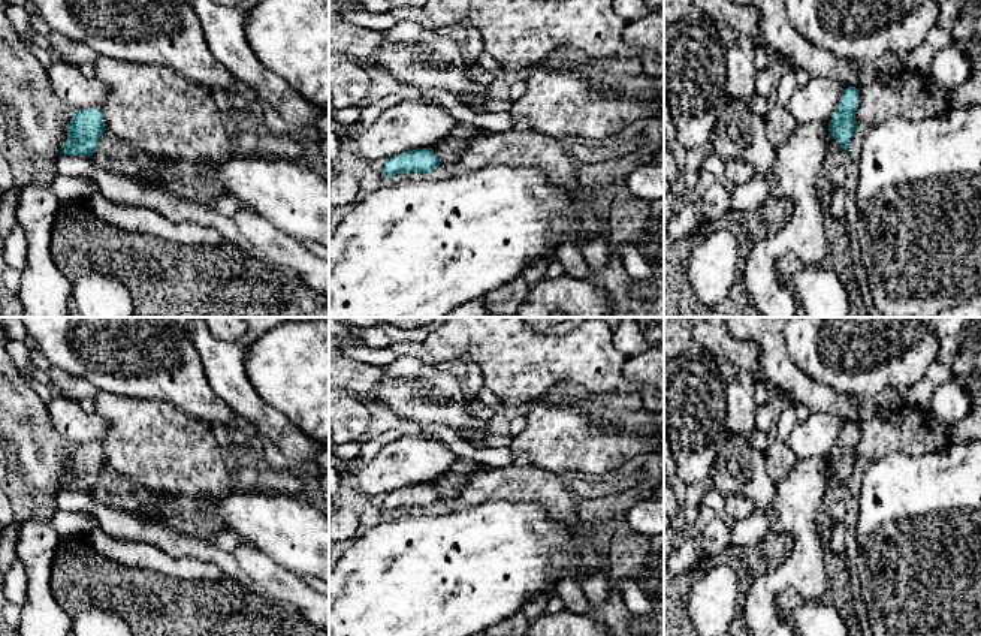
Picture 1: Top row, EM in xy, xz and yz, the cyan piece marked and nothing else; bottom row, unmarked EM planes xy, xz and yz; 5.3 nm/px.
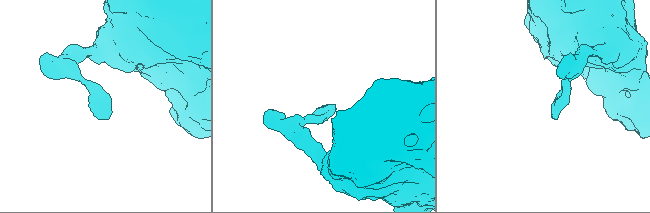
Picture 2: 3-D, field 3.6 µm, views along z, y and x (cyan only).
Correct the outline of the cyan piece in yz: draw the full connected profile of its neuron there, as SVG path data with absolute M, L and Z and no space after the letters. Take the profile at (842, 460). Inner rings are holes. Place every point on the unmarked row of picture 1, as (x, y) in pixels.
M848 422L843 425L828 459L828 467L845 486L848 486L848 480L857 464L857 443L858 425L855 422Z

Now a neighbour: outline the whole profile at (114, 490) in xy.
M109 465L102 468L91 495L105 506L126 513L142 513L148 518L167 500L164 494L145 489Z

